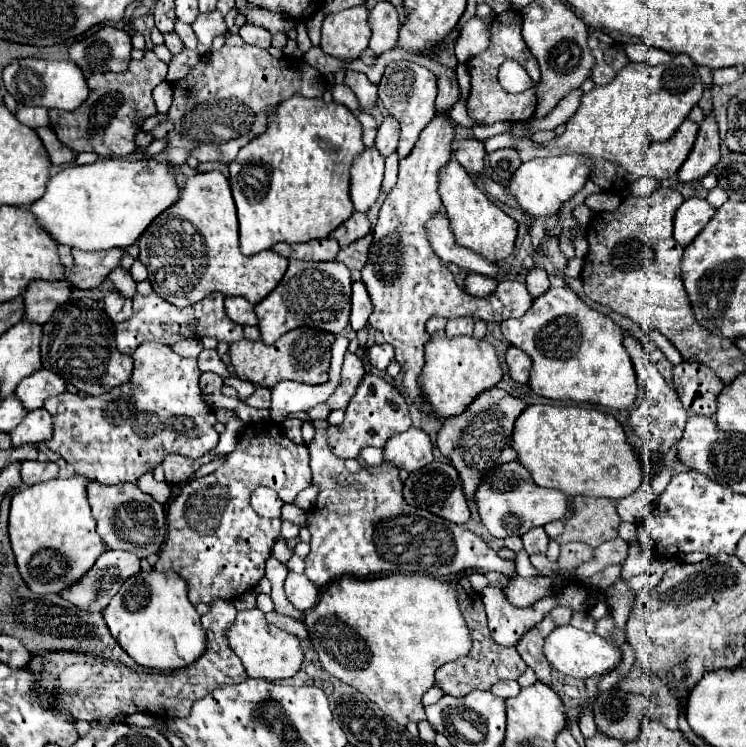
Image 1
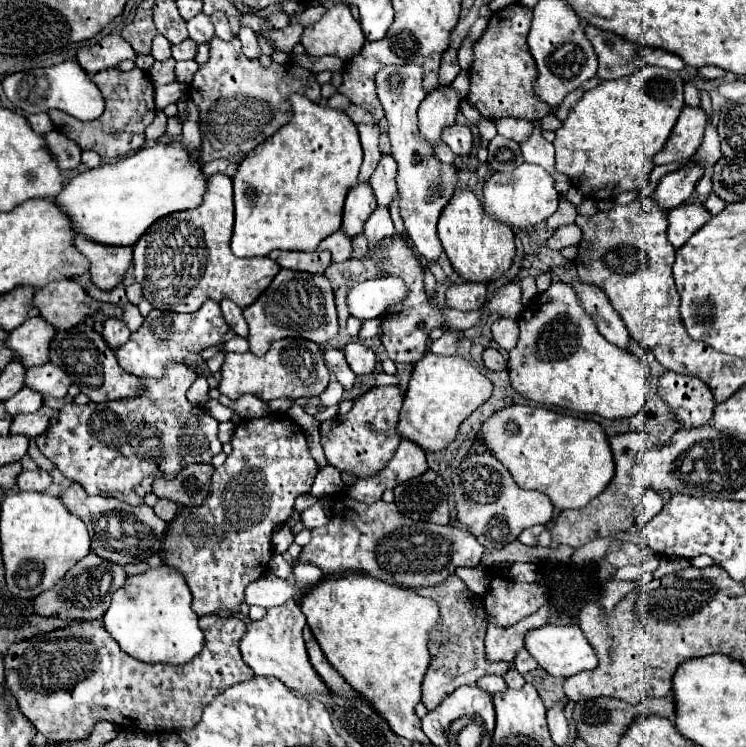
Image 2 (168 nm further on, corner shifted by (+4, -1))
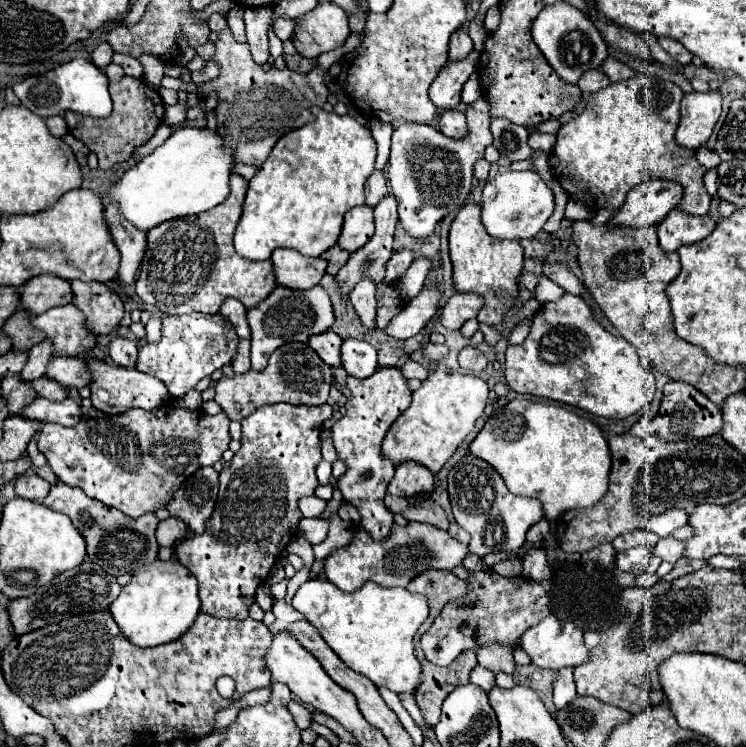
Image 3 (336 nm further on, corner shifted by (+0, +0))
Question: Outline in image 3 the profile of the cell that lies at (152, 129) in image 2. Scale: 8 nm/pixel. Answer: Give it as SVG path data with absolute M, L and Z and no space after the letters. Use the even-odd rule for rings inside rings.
M180 92L180 100L176 106L166 106L164 114L164 124L168 126L180 126L186 120L186 92Z

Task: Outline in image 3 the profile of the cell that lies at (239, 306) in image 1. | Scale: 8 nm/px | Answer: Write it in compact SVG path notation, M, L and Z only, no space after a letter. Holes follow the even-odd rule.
M228 298L220 312L230 320L230 324L234 326L238 338L250 338L250 328L248 328L248 322L246 322L246 308L242 306L240 300L236 298Z

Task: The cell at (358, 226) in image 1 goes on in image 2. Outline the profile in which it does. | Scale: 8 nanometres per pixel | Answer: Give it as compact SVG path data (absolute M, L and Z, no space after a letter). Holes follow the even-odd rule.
M336 231L334 235L326 237L320 245L318 245L320 251L330 251L332 253L332 261L340 263L340 261L346 261L350 259L350 253L352 253L352 239L348 239L342 231Z

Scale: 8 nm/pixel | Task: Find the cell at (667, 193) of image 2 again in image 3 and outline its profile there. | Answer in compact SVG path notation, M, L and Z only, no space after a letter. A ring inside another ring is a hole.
M650 180L636 186L610 224L630 228L648 228L658 224L670 210L674 210L684 196L684 188L674 180Z

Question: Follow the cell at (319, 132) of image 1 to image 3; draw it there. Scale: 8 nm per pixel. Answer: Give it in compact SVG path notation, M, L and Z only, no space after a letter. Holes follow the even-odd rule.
M318 106L312 108L312 114L316 116L314 122L288 132L276 142L268 160L248 182L244 212L234 234L234 248L242 258L268 260L274 248L292 248L304 256L316 258L338 242L346 210L364 204L364 182L374 170L376 160L376 142L370 130L348 114L340 116Z

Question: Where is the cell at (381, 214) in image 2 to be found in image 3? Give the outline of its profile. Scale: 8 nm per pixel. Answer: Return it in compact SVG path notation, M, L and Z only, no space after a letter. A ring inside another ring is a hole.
M362 278L350 292L350 302L354 304L360 320L366 328L374 328L376 320L376 284L372 278Z

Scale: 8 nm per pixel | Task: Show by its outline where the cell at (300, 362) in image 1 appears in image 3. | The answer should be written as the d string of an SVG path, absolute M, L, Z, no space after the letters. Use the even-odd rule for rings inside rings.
M286 342L276 350L268 366L264 370L248 370L246 374L234 374L232 378L222 376L216 384L216 402L222 406L230 420L244 420L256 408L264 404L306 404L306 406L320 406L328 400L328 392L332 386L332 370L322 358L304 342Z

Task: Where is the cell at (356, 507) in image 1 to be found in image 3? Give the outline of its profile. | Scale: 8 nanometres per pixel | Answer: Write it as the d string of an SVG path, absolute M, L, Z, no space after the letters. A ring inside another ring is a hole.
M408 522L406 526L392 524L390 536L374 540L362 526L356 526L348 546L336 548L324 560L324 574L340 590L352 592L364 582L372 580L382 586L408 586L418 574L426 570L454 570L468 556L468 546L450 538L448 532L422 522Z

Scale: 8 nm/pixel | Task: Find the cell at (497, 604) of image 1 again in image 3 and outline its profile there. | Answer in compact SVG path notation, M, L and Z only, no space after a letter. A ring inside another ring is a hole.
M490 644L478 648L478 664L492 670L494 674L506 672L514 674L516 662L514 662L514 648L508 644Z

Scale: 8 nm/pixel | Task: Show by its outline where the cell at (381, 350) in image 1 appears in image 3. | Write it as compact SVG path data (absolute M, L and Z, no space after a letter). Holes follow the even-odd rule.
M344 340L342 344L342 366L354 378L368 378L378 370L376 348L364 340Z

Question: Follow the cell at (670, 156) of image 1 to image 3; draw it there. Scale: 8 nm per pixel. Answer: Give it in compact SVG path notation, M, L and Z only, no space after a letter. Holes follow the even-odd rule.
M716 90L706 94L692 92L680 102L680 126L676 132L676 144L682 148L698 150L712 134L714 124L720 118L722 96Z

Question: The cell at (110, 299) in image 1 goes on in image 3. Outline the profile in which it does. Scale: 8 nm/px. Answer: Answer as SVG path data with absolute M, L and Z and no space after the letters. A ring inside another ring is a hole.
M114 338L110 342L110 358L120 364L132 368L136 364L136 354L138 354L138 342L128 340L128 338Z

